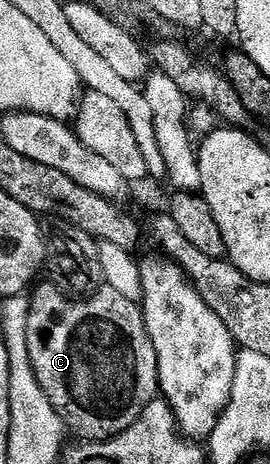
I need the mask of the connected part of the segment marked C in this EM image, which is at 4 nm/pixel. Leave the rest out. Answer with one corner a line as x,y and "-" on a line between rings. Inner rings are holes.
48,282
41,283
38,283
36,287
32,289
31,295
29,296
31,318
29,319
29,329
27,330
27,346
31,350
31,366
35,370
35,378
39,378
39,386
43,390
43,394
47,394
51,406
55,406
59,418
63,418
66,429
68,429
72,435
74,432
77,438
85,442
104,442
106,440
112,440
114,436
125,432
127,426
131,426
135,423
143,414
143,410
147,410
147,406
153,400
158,399
159,396
155,346
151,346
151,338
147,334
145,315
141,313
140,307
138,307
134,301
123,298
123,294
118,294
116,290
111,290
107,286
102,286
95,295
88,298
70,298
64,296
54,284

